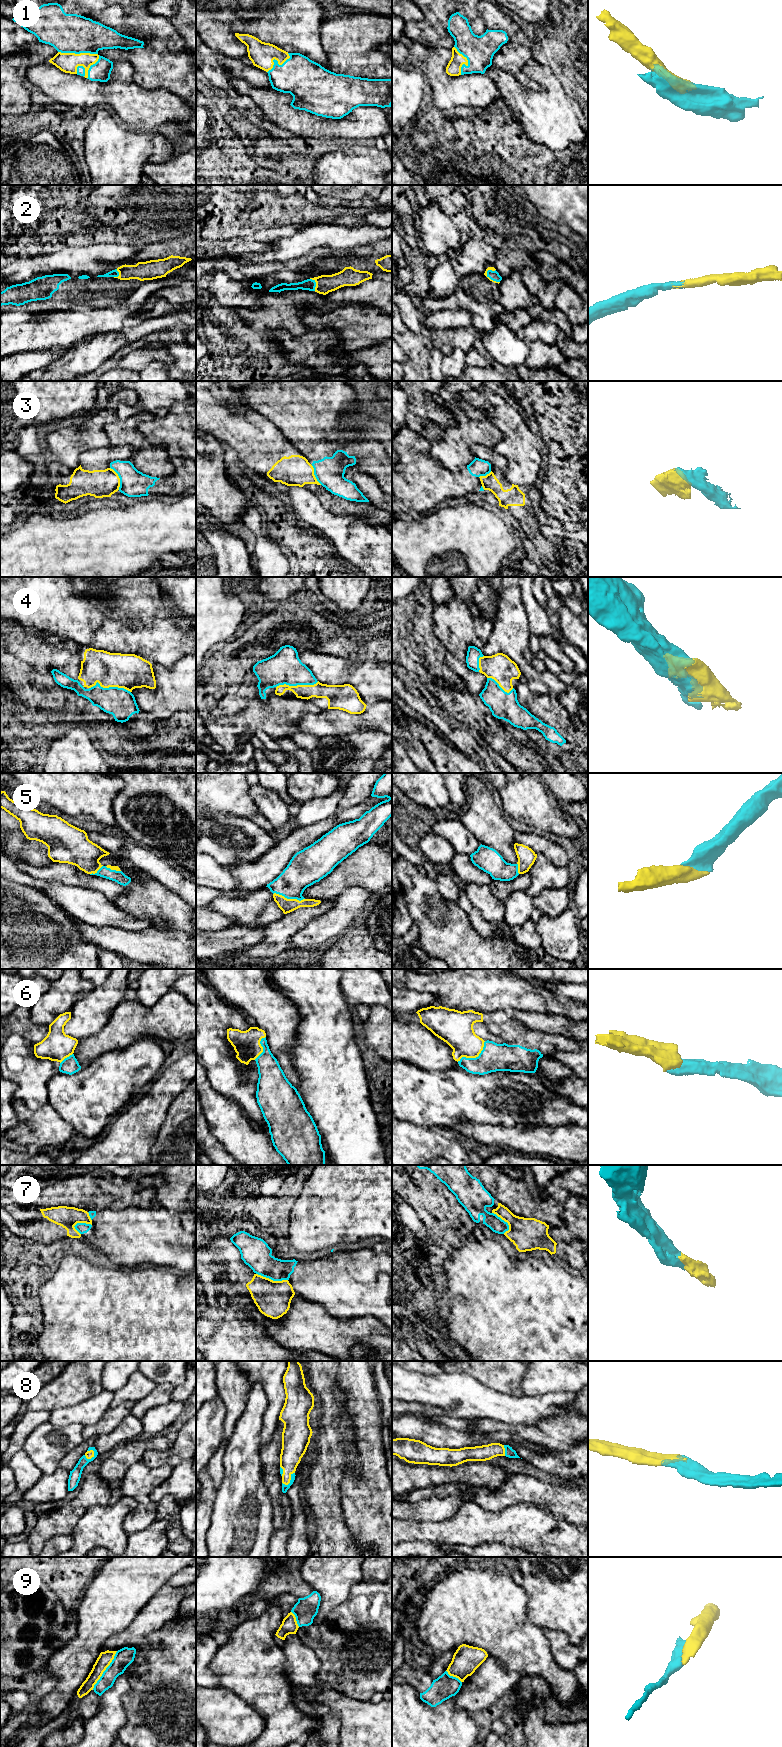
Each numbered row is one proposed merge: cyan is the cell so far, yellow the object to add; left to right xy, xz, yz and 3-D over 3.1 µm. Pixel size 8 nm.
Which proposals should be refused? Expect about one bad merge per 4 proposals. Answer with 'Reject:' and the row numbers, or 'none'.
Reject: 3, 7, 9

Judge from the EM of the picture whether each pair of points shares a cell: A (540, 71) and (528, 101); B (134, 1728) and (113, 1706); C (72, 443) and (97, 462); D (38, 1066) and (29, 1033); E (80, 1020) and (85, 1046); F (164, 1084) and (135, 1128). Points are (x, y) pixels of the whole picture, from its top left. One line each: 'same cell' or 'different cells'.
A: same cell
B: different cells
C: different cells
D: different cells
E: different cells
F: same cell

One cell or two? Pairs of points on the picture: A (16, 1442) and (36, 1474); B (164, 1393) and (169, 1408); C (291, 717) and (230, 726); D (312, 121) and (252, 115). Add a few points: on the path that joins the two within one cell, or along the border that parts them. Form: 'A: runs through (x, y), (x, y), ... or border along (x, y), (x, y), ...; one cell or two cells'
A: border along (21, 1448), (10, 1460); two cells
B: border along (171, 1400), (151, 1407), (146, 1412); two cells
C: runs through (276, 716), (253, 716), (245, 719); one cell
D: border along (249, 96), (260, 110), (264, 119); two cells

